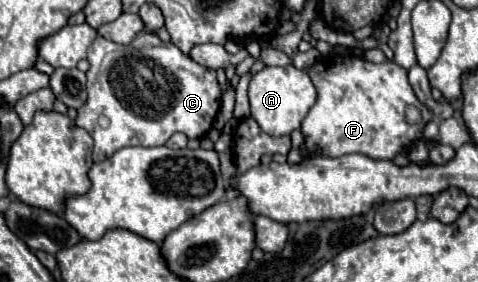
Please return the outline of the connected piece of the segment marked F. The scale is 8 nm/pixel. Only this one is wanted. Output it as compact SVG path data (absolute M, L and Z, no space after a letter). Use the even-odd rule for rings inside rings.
M335 54L321 58L313 66L309 66L307 74L317 88L317 102L301 124L301 154L305 160L315 156L315 148L321 150L321 156L329 158L363 154L371 160L393 160L415 142L425 140L423 128L433 118L433 114L425 104L417 100L407 80L407 70L397 66L395 62L373 64L363 56ZM411 104L421 110L423 122L405 122L405 108Z

